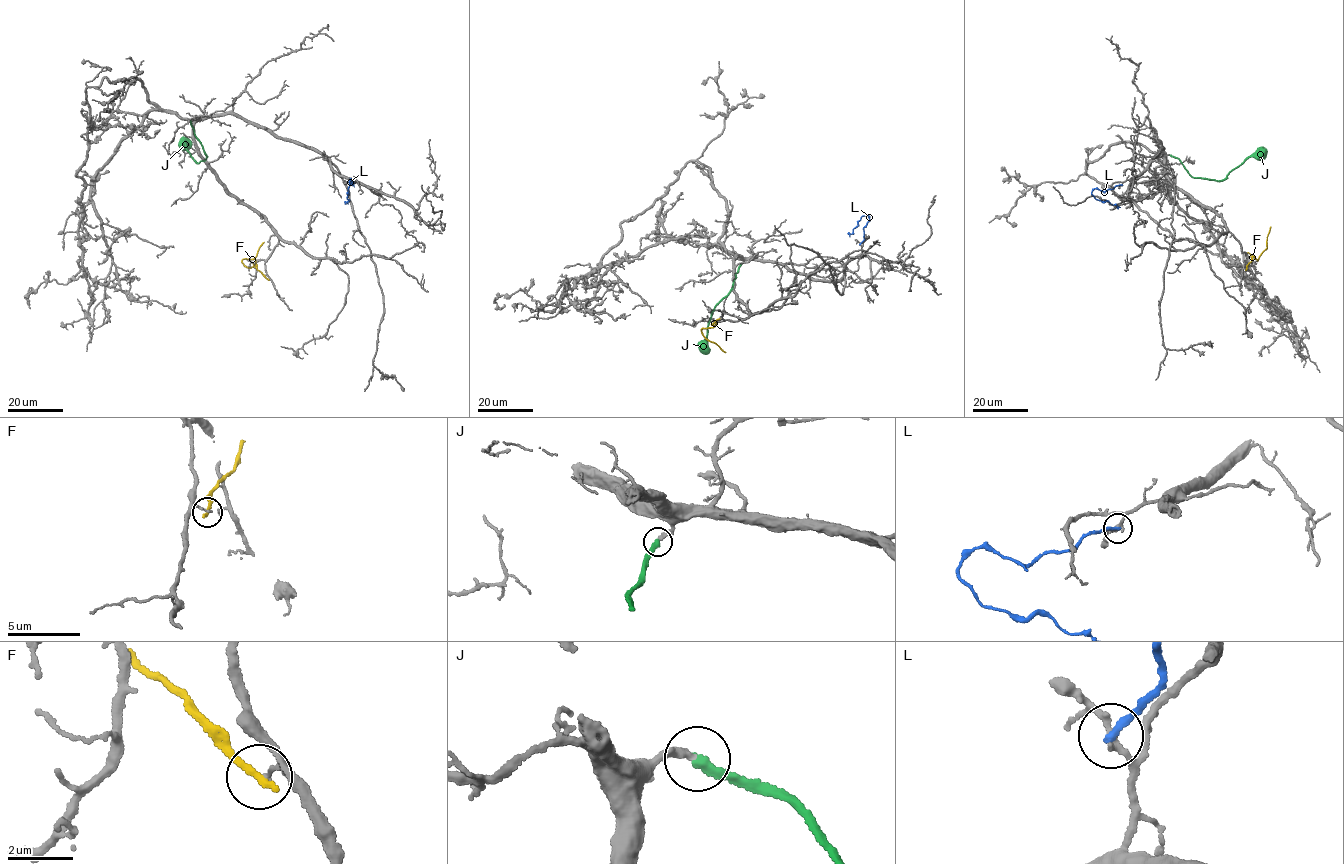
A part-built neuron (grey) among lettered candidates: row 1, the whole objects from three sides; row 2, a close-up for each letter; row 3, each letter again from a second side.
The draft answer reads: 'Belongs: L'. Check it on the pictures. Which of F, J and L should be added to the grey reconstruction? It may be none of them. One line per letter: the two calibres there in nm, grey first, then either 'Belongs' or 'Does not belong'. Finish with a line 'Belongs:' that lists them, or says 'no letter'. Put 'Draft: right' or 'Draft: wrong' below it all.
F: Thickness 140 nm (grey) against 240 nm. Does not belong
J: Thickness 280 nm (grey) against 320 nm. Does not belong
L: Thickness 160 nm (grey) against 240 nm. Does not belong
Belongs: no letter
Draft: wrong

